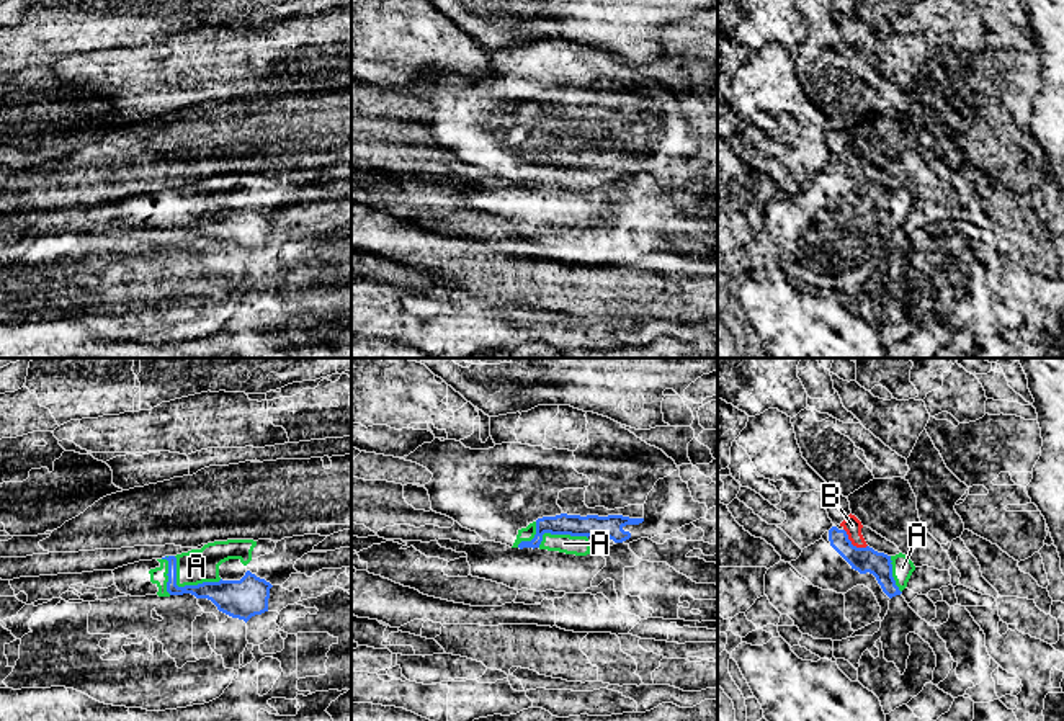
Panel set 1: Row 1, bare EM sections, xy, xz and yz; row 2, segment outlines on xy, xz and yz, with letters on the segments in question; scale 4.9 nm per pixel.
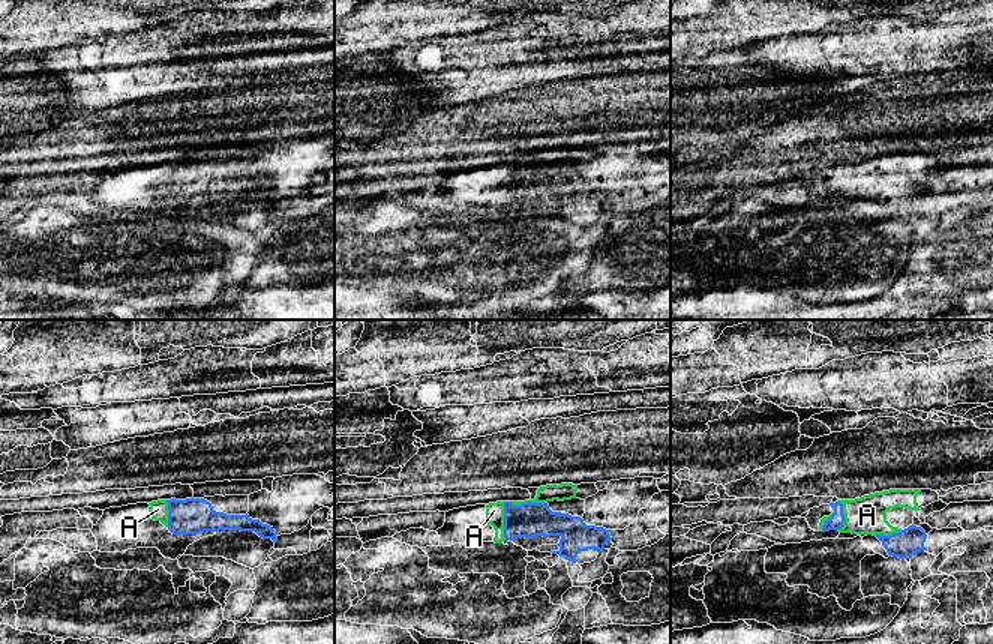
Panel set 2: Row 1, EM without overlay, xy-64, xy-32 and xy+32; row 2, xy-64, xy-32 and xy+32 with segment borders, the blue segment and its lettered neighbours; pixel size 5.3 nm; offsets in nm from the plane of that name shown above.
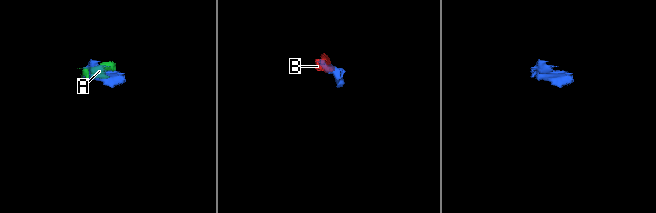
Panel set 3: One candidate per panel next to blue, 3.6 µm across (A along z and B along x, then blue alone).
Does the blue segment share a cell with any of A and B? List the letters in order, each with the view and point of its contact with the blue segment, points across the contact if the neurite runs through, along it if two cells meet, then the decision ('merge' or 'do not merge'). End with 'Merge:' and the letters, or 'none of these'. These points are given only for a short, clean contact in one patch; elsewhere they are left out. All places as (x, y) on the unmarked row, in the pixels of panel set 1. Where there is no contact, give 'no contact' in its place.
A: meets blue in xy at (185, 219); merge
B: meets blue in yz at (850, 177); border along yz (844, 162), (853, 179), (867, 180); do not merge
Merge: A

